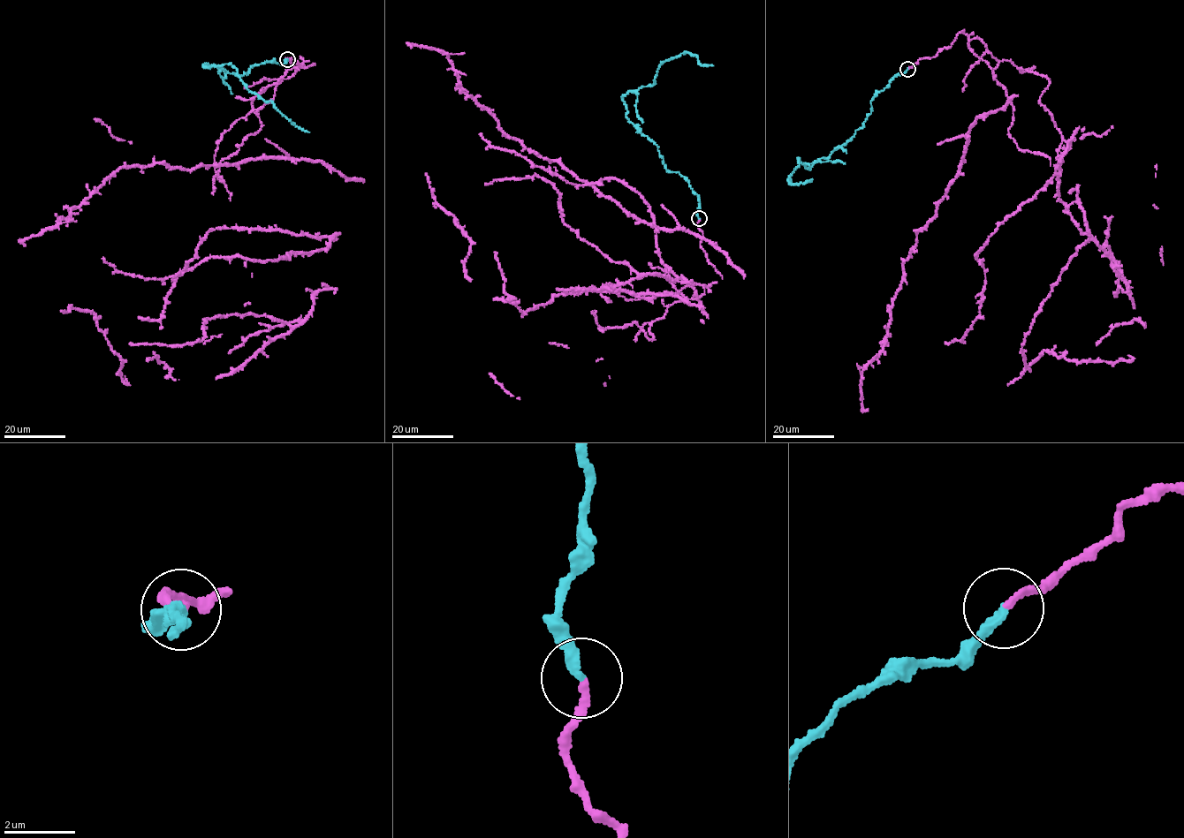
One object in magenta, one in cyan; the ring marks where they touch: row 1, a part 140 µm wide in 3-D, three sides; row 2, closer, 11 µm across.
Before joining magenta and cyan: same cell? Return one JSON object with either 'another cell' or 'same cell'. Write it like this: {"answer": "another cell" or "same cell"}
{"answer": "same cell"}

